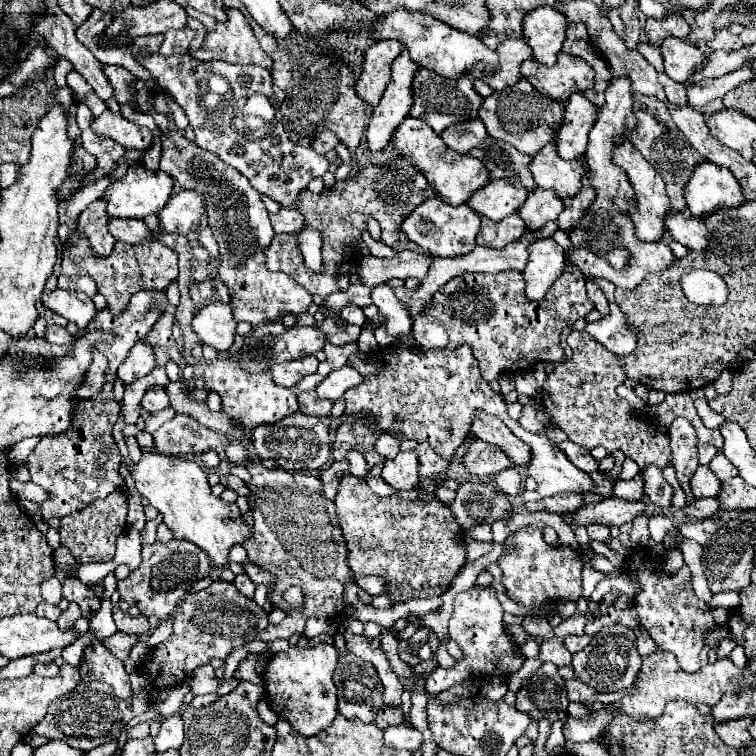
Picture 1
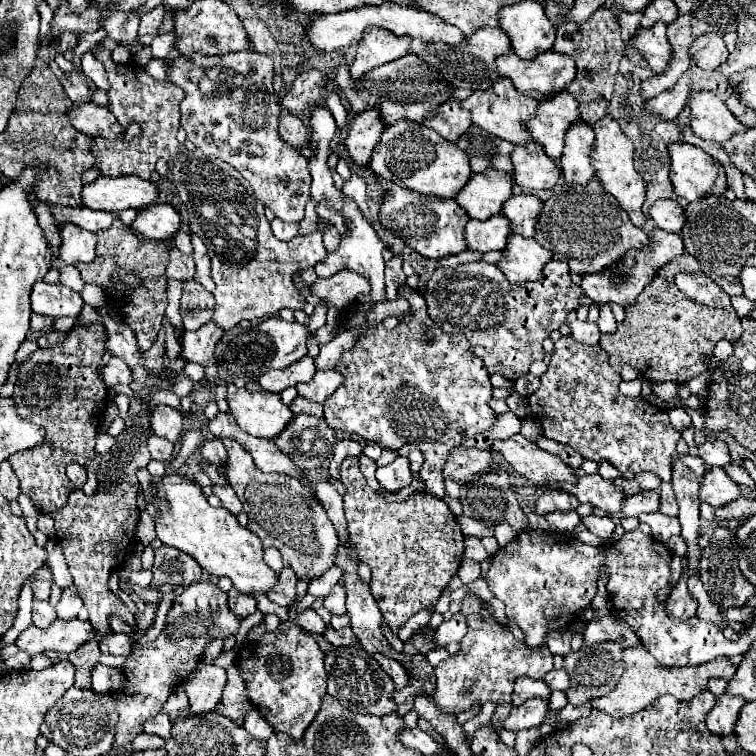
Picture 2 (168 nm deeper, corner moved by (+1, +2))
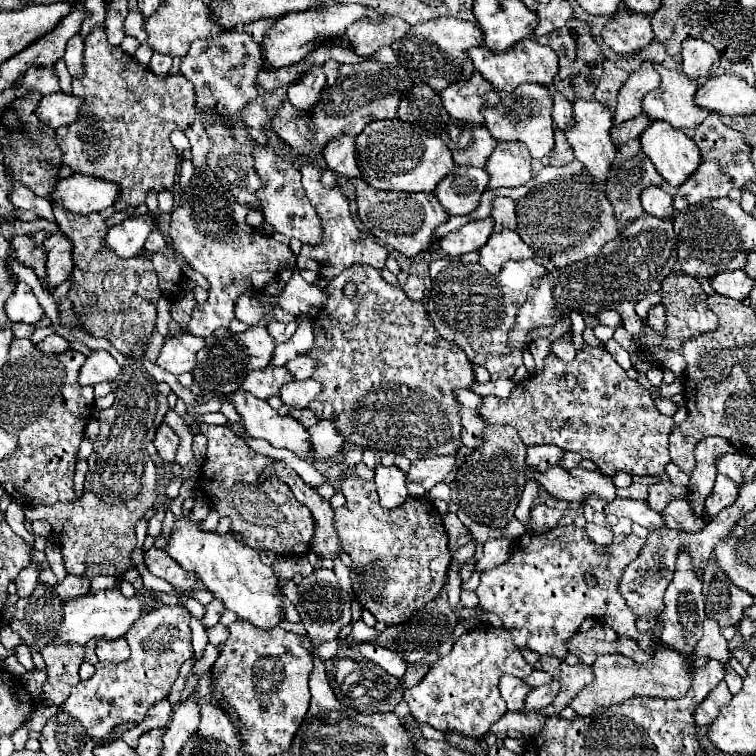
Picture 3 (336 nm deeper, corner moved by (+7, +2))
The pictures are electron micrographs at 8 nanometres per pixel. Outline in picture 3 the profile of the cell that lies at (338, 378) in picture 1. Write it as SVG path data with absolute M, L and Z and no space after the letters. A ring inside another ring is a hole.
M313 378L305 382L293 380L281 388L281 400L283 404L289 404L293 408L305 408L319 392L321 392L321 384L317 384L317 380Z

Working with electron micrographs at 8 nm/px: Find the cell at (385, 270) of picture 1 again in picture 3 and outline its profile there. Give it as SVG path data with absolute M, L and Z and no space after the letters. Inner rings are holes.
M293 272L291 280L285 284L277 306L283 308L285 312L297 316L307 314L311 310L319 310L321 304L325 304L325 288L315 286L315 284L307 284L299 272Z

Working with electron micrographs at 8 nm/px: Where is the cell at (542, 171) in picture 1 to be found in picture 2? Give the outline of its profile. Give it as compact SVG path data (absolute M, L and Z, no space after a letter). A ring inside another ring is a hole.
M535 142L515 146L511 152L513 182L529 190L553 188L559 178L559 166L545 156L543 148Z

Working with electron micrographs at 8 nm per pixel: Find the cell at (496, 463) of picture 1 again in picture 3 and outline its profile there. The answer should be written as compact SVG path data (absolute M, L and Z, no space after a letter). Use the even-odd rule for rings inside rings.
M457 454L423 458L423 460L411 462L407 478L413 482L419 482L429 492L435 484L439 484L447 478L447 474L455 468L455 464L457 464Z

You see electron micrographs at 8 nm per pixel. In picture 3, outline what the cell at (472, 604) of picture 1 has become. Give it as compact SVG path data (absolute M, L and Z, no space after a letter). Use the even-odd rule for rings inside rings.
M479 624L479 628L465 632L453 644L453 650L429 668L417 686L405 690L403 698L417 722L431 724L437 730L457 730L479 738L507 712L499 694L499 678L503 674L527 678L531 672L533 666L517 652L505 628Z

